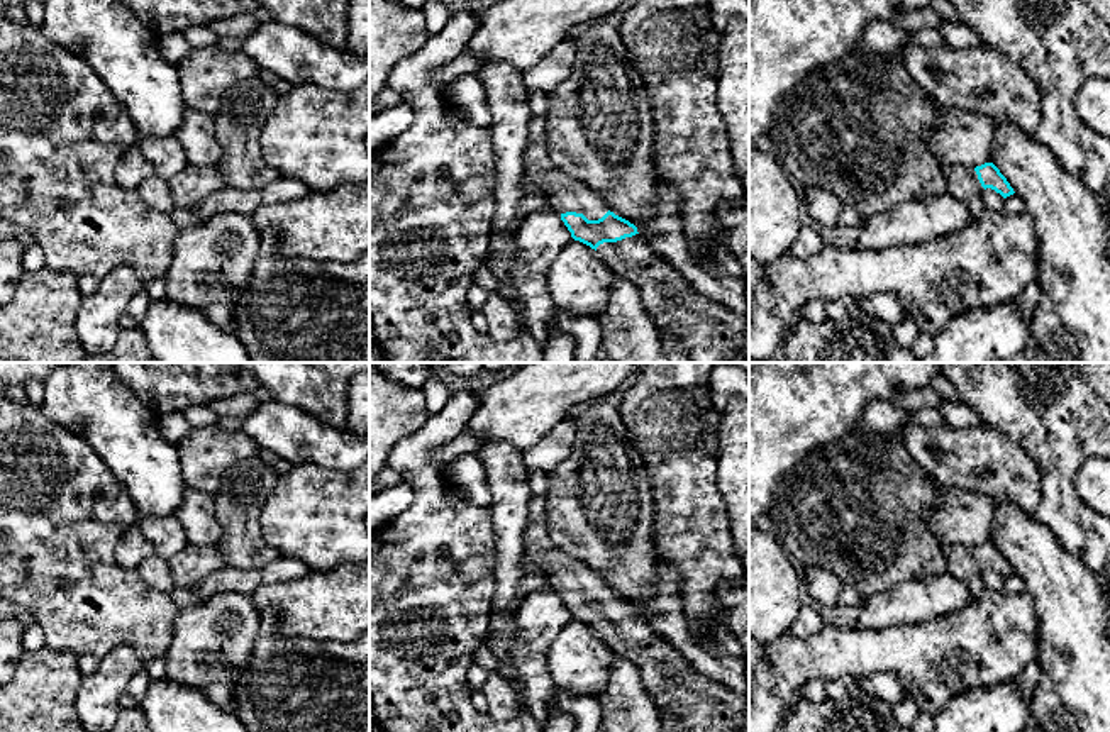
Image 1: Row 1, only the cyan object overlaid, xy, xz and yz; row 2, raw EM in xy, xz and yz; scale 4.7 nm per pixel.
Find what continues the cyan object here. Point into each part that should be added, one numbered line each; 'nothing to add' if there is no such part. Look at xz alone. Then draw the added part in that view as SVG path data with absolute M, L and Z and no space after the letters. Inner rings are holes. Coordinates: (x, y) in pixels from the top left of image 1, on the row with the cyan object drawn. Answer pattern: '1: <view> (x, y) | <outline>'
1: xz (565, 194) | M532 115L529 122L525 175L546 193L547 203L559 215L576 212L588 220L598 220L608 212L590 186L552 164L546 142L546 122L541 115Z
2: xz (710, 332) | M635 234L597 247L613 274L639 286L649 317L681 339L691 363L724 363L744 344L747 317L695 291L678 269Z

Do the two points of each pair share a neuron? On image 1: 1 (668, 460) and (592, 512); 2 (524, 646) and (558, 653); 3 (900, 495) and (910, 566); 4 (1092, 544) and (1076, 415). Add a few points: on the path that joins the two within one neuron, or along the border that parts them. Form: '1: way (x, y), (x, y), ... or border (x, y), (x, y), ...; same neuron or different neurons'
1: border (629, 438), (648, 473), (654, 512); different neurons
2: border (570, 619), (553, 637), (544, 656), (554, 687); different neurons
3: way (900, 512), (907, 549); same neuron
4: way (1065, 512), (1063, 448); same neuron

